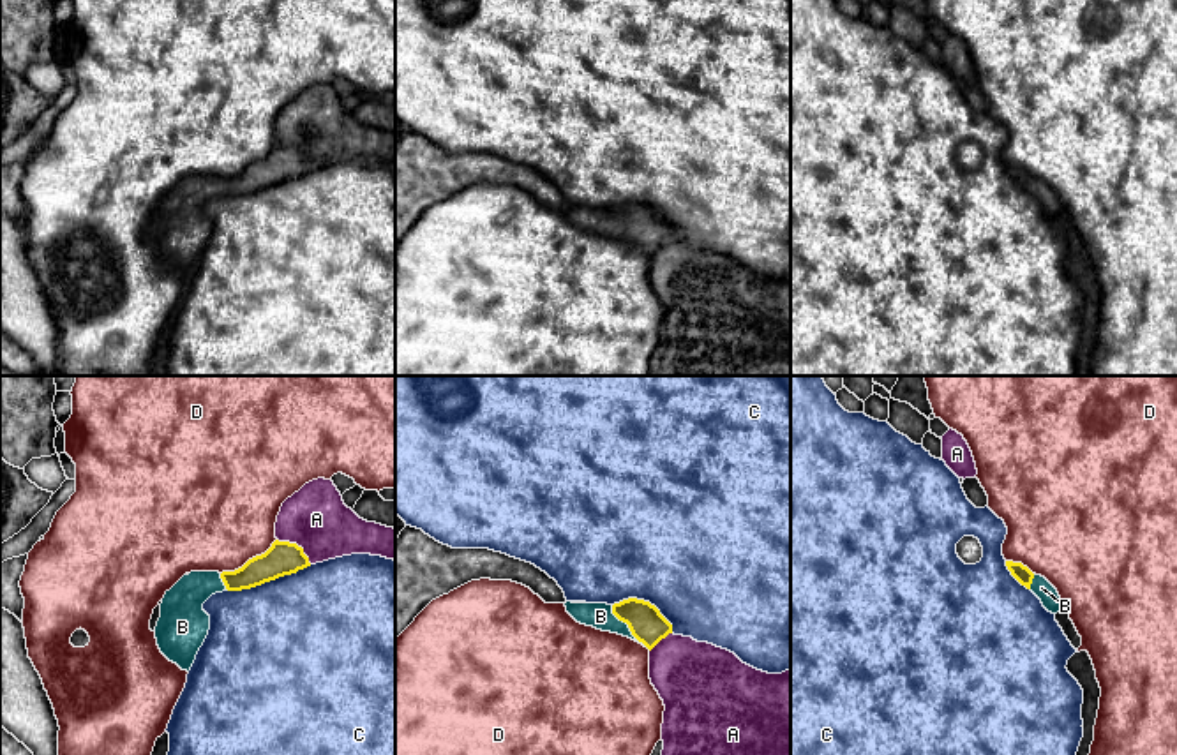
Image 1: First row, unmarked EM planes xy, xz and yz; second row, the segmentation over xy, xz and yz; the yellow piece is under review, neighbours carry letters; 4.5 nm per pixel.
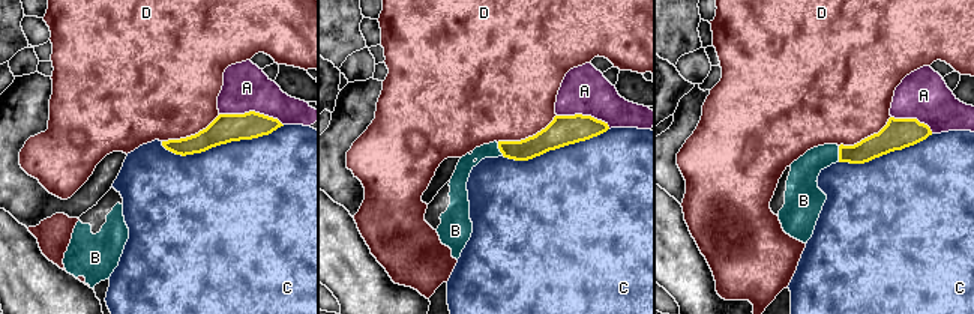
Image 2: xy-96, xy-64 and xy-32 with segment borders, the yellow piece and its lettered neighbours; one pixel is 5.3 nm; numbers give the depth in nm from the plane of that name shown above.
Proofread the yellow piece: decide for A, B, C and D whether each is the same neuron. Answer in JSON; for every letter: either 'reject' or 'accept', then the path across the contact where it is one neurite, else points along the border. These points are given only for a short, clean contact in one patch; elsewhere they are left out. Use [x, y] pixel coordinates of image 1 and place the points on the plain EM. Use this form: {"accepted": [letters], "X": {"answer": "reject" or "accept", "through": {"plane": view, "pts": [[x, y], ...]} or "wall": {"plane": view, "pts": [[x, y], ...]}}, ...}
{"accepted": ["B"], "A": {"answer": "reject"}, "B": {"answer": "accept", "through": {"plane": "xz", "pts": [[646, 228], [629, 231], [618, 223], [600, 221]]}}, "C": {"answer": "reject"}, "D": {"answer": "reject"}}

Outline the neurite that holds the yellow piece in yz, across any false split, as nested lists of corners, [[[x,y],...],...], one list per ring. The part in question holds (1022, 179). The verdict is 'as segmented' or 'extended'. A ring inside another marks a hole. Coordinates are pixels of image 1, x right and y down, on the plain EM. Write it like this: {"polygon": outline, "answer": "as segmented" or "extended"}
{"polygon": [[[1006,166],[1006,171],[1022,191],[1031,194],[1041,205],[1048,217],[1057,219],[1064,213],[1057,194],[1045,182],[1032,178],[1022,168]]], "answer": "extended"}

